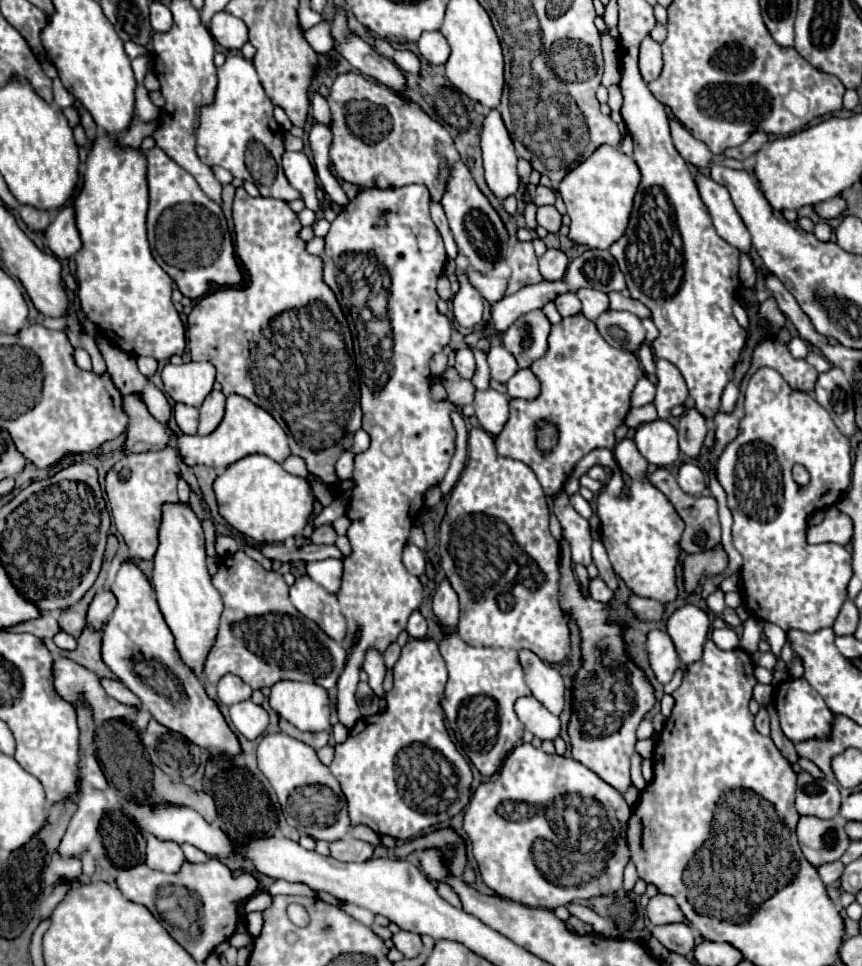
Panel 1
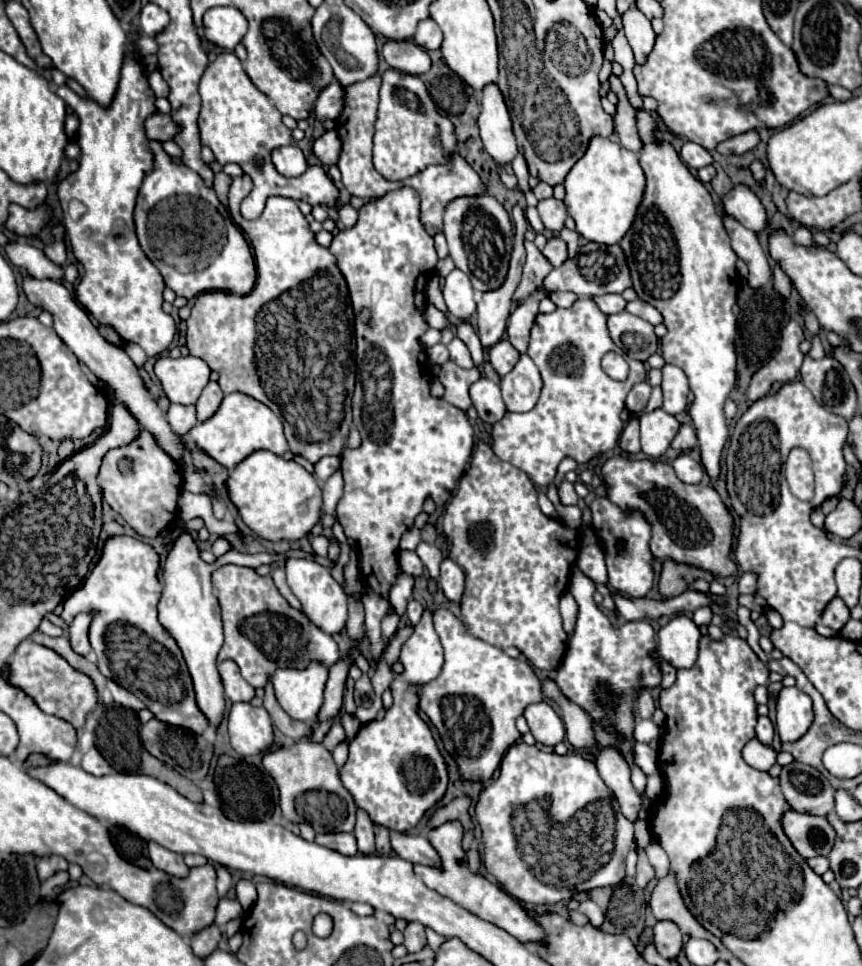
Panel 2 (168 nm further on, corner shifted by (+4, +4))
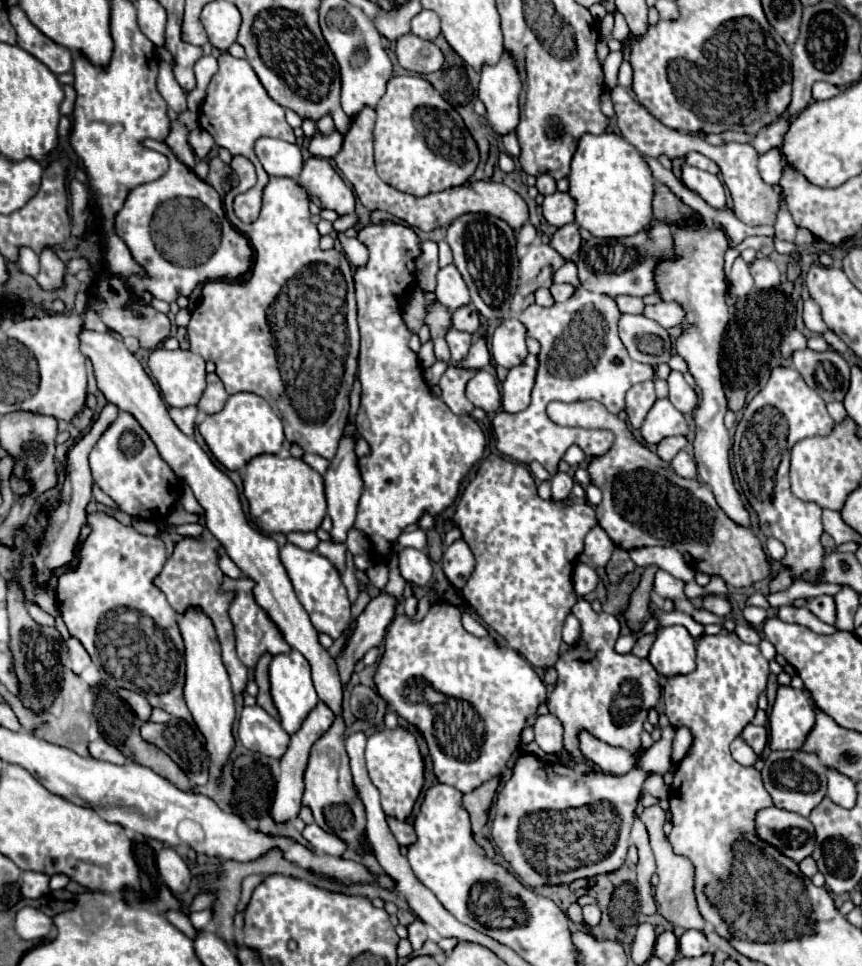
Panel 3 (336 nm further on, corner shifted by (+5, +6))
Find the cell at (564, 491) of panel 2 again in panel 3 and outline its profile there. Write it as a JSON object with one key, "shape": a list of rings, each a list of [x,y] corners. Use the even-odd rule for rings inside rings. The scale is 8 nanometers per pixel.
{"shape":[[[556,473],[552,477],[552,499],[554,501],[564,501],[570,495],[572,485],[574,485],[574,481],[568,473]]]}

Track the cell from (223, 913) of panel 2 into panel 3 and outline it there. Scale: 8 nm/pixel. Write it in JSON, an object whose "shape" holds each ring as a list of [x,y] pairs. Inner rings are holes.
{"shape":[[[206,909],[206,911],[198,911],[198,913],[190,913],[190,921],[196,929],[204,929],[208,923],[210,923],[210,917],[212,917],[212,911]]]}

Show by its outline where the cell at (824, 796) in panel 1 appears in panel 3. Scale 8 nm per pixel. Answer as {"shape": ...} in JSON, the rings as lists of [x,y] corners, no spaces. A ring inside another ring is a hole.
{"shape":[[[772,751],[764,759],[762,783],[770,793],[776,807],[808,817],[808,813],[824,799],[826,795],[826,767],[820,763],[816,753],[806,751]]]}

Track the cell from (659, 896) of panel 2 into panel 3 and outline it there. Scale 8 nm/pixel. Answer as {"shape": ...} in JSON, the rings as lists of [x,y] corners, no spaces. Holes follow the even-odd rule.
{"shape":[[[654,805],[654,807],[648,807],[640,813],[640,819],[642,823],[646,825],[648,829],[648,839],[650,839],[650,847],[654,851],[654,857],[656,857],[656,867],[658,867],[658,877],[660,877],[660,883],[656,885],[656,903],[658,903],[658,913],[668,919],[674,927],[682,927],[682,929],[698,929],[702,931],[704,929],[704,919],[698,911],[698,905],[696,905],[696,895],[694,895],[694,865],[688,857],[682,857],[682,855],[676,855],[672,851],[672,845],[668,843],[668,837],[664,835],[662,831],[662,825],[666,821],[666,813]]]}

